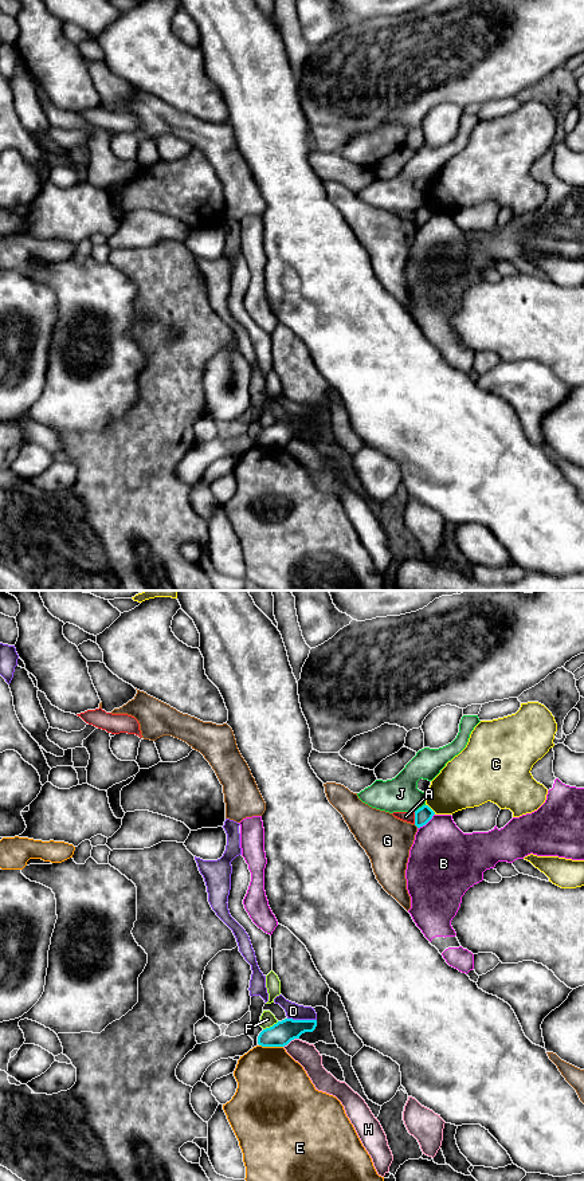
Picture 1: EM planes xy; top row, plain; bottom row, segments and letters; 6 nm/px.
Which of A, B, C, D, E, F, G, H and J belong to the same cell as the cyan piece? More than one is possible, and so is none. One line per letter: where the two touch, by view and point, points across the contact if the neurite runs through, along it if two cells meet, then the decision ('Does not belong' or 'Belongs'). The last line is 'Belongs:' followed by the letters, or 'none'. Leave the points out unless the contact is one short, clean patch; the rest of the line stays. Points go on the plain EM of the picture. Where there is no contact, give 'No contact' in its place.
A: Touches cyan at xy (415, 216). Boundary: xy (414, 210), (415, 222). Does not belong
B: Touches cyan at xy (426, 222). Does not belong
C: Touches cyan at xy (431, 208). Does not belong
D: Touches cyan at xy (302, 419). Boundary: xy (287, 416), (316, 419). Does not belong
E: Touches cyan at xy (271, 444). Does not belong
F: Touches cyan at xy (270, 426). Does not belong
G: Touches cyan at xy (416, 224). Does not belong
H: Touches cyan at xy (290, 439). Does not belong
J: Touches cyan at xy (419, 207). Does not belong
Belongs: none

